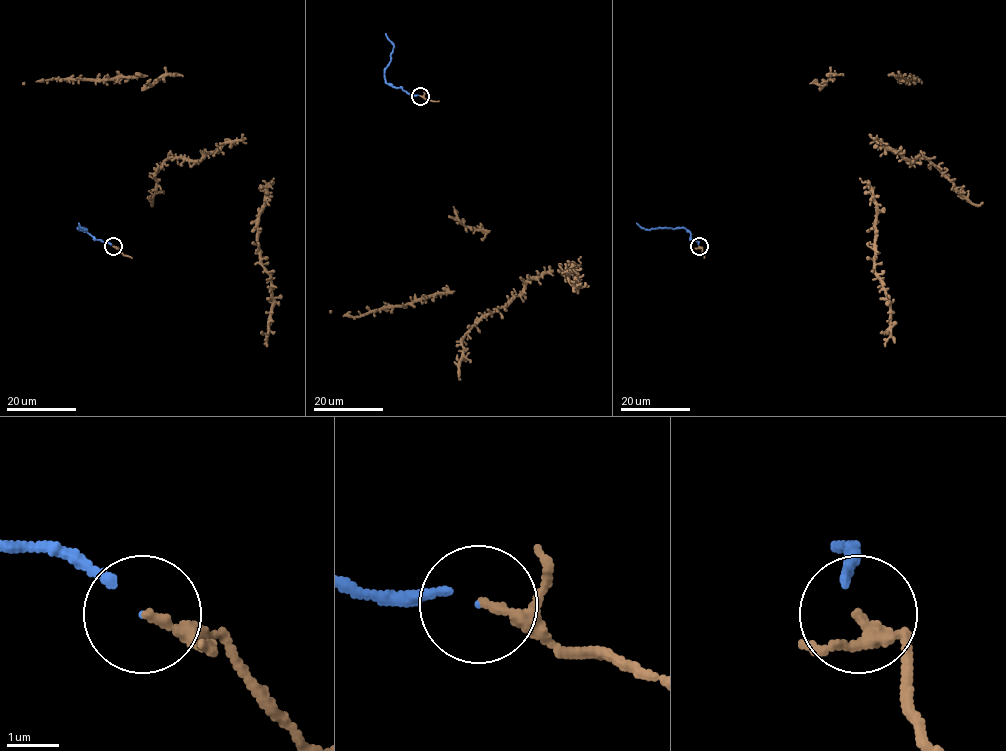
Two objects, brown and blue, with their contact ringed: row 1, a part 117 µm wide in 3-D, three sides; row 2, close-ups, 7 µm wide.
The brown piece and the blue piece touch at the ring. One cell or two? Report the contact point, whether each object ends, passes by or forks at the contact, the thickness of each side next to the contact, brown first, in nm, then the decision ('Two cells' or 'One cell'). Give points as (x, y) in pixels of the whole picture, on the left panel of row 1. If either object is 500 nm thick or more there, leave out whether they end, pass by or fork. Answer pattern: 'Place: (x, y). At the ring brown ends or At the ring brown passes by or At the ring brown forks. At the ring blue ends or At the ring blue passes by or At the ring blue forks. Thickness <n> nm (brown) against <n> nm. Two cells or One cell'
Place: (113, 246). At the ring brown ends. At the ring blue ends. Thickness 180 nm (brown) against 70 nm. One cell

